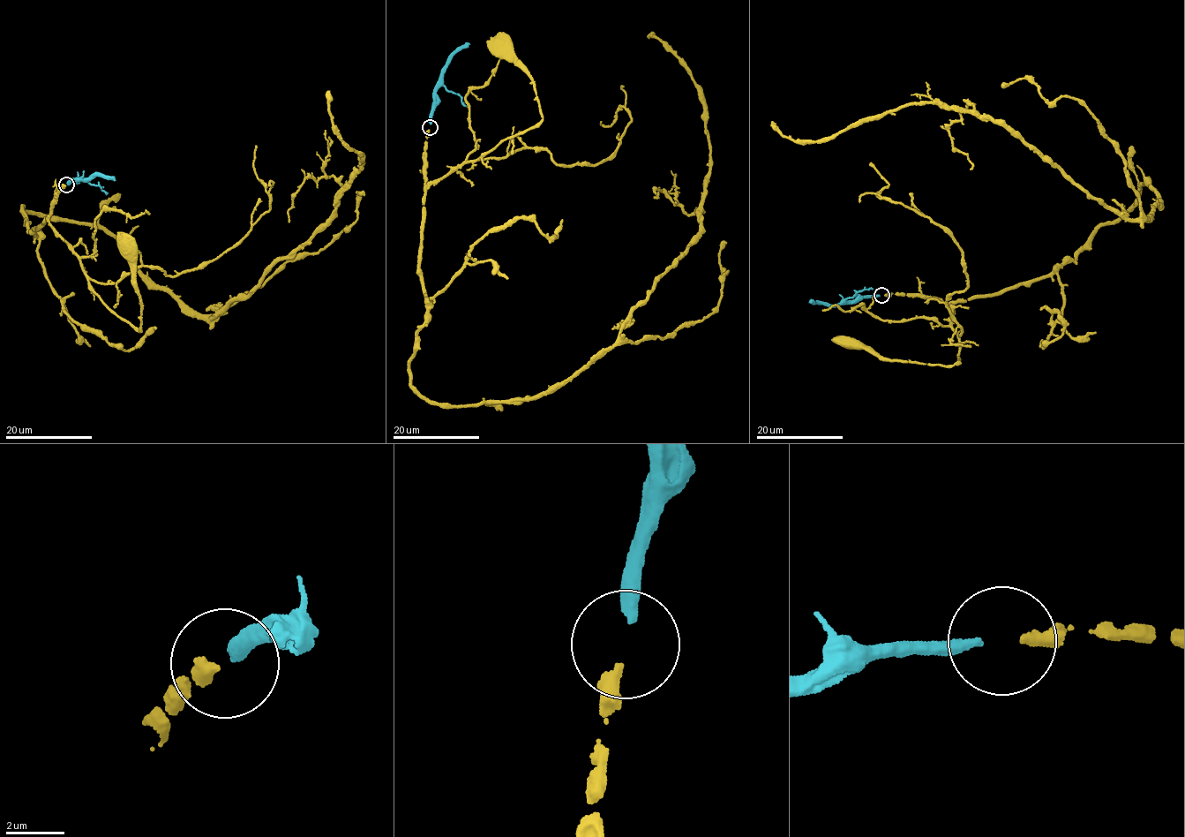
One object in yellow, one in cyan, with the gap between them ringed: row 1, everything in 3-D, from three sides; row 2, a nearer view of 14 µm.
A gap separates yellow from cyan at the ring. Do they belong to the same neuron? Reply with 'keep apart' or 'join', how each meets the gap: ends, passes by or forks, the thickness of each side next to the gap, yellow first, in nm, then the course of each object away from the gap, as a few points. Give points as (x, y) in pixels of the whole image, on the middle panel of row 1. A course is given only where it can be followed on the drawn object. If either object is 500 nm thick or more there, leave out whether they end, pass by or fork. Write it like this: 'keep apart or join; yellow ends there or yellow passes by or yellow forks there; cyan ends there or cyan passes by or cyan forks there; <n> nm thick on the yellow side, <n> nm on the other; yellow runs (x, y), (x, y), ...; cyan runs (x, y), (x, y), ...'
join; yellow ends there; cyan ends there; 400 nm thick on the yellow side, 320 nm on the other; yellow runs (430, 130), (423, 150), (426, 185), (534, 127), (543, 117), (536, 84), (526, 66), (501, 42); cyan runs (430, 124), (434, 92), (446, 61), (469, 43)

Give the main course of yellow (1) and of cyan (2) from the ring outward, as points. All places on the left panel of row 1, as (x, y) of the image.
1: (65, 185), (57, 190), (48, 224), (79, 260), (89, 288), (102, 303), (142, 330), (143, 307), (129, 246)
2: (67, 184), (70, 179), (86, 179), (92, 174), (115, 180)

